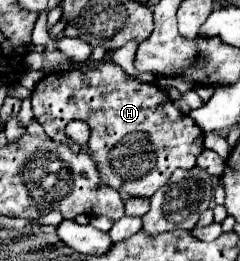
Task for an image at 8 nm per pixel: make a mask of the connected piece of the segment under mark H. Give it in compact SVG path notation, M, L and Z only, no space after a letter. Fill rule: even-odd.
M112 62L100 64L98 68L88 72L66 70L66 72L46 74L32 90L32 110L34 110L34 118L42 124L44 132L58 144L68 142L72 152L78 152L80 146L66 138L64 126L74 118L82 118L84 122L88 122L92 132L88 154L92 156L92 160L96 160L96 168L104 184L120 192L122 198L128 196L150 198L158 188L162 188L168 182L168 178L176 168L194 168L196 158L202 152L204 134L194 124L194 120L188 118L184 112L180 112L164 90L152 84L140 84L130 74L126 74L118 64Z

